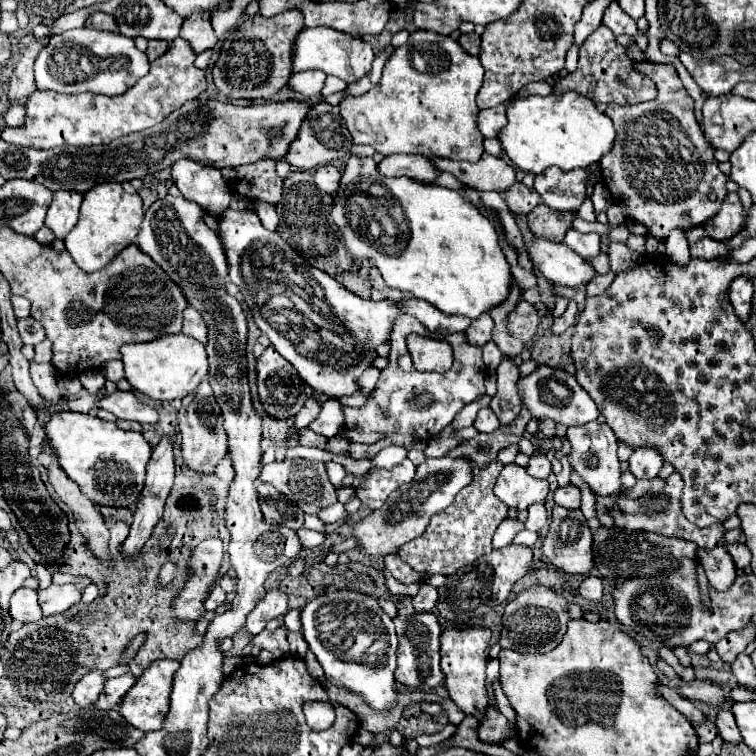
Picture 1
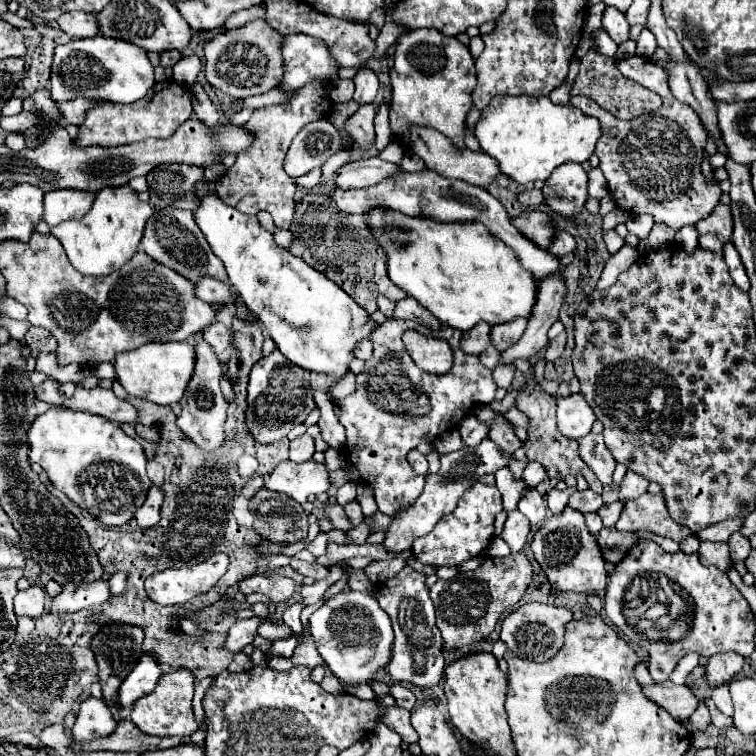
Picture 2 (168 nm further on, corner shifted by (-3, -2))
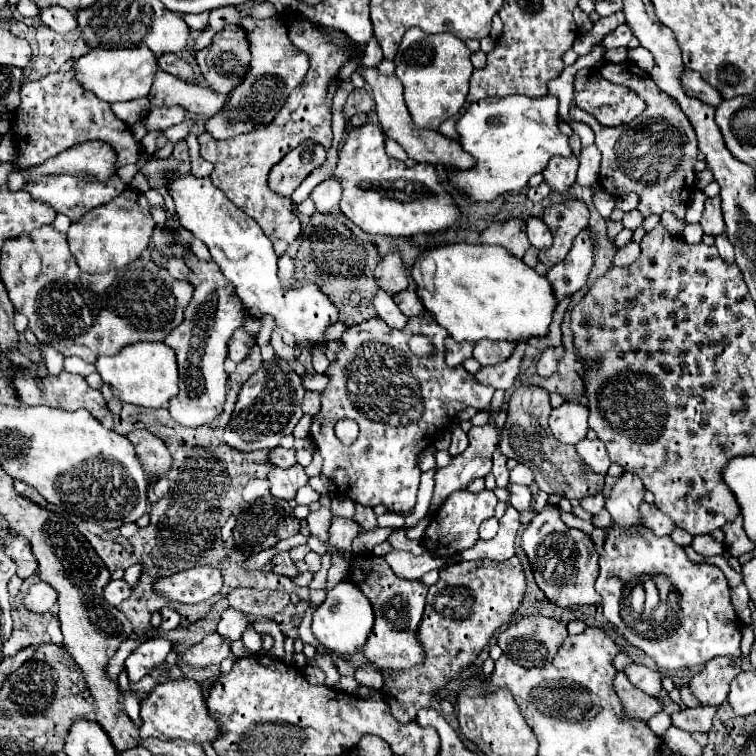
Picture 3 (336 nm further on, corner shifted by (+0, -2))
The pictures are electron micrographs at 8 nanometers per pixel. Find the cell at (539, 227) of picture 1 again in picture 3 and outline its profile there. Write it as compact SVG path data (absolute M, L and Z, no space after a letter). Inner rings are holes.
M510 218L504 222L492 222L478 238L480 244L492 244L506 248L512 256L522 258L530 248L526 238L526 224L522 218Z

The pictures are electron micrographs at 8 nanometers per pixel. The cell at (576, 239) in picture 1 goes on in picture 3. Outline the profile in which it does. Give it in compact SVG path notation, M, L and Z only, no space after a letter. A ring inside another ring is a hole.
M534 216L526 218L526 234L530 244L538 250L546 250L548 246L552 246L552 234L540 218L534 218Z

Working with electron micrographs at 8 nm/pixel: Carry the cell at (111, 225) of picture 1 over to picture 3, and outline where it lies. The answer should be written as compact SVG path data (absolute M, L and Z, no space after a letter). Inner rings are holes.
M126 192L126 196L118 196L110 204L94 208L86 212L80 220L72 222L68 228L68 244L80 270L98 274L106 270L124 268L126 264L140 258L150 244L154 228L156 224L152 220L150 206L144 196L132 198L130 192Z

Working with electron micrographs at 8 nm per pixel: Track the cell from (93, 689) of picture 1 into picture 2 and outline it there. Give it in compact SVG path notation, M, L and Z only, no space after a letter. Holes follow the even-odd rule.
M87 696L79 702L79 716L73 726L75 740L93 740L99 736L109 736L115 730L115 720L111 708L103 698Z

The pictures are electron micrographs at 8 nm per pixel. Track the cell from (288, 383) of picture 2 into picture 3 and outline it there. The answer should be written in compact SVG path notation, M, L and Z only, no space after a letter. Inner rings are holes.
M276 356L274 360L264 362L242 386L232 418L224 428L224 442L240 452L270 450L280 446L280 438L292 434L294 426L302 418L304 392L300 376L282 358Z

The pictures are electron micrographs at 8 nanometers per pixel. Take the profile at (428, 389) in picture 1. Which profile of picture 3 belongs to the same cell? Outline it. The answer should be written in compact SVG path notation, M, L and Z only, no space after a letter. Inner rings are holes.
M424 310L420 318L412 318L402 330L390 328L380 318L372 318L360 324L352 324L344 330L344 334L338 338L342 344L342 350L336 354L334 362L330 362L328 370L324 372L328 376L328 386L320 392L320 412L312 416L310 436L318 448L318 454L324 460L322 474L330 478L338 492L342 496L348 496L350 500L362 504L362 506L388 506L390 512L408 516L410 510L416 504L416 492L420 484L420 468L418 468L418 454L432 446L438 438L438 434L450 426L456 420L456 414L468 406L482 410L490 404L494 388L478 384L472 374L468 374L462 366L450 368L444 362L444 338L448 332L436 324L432 314ZM416 334L426 336L434 352L430 356L416 356L408 348L408 340ZM342 418L352 418L360 426L360 436L352 446L344 446L336 434L334 424Z

